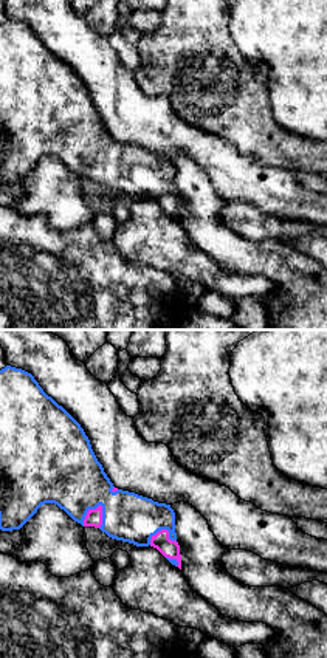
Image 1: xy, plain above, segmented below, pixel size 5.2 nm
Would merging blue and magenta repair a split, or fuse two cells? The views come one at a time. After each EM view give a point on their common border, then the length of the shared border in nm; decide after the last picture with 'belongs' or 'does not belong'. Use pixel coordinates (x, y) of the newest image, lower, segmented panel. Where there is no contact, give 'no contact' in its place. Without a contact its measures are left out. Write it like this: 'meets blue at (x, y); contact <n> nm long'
meets blue at (87, 511); contact 150 nm long

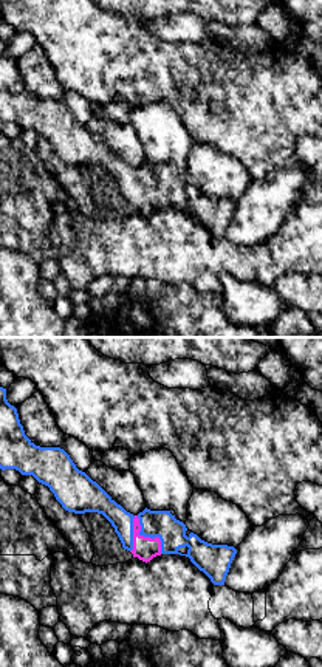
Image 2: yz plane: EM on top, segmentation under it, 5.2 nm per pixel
meets blue at (147, 536); contact 240 nm long

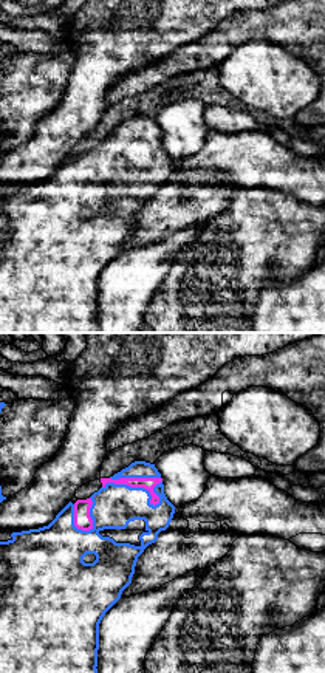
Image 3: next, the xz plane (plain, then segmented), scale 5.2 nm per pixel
meets blue at (132, 477); contact 320 nm long

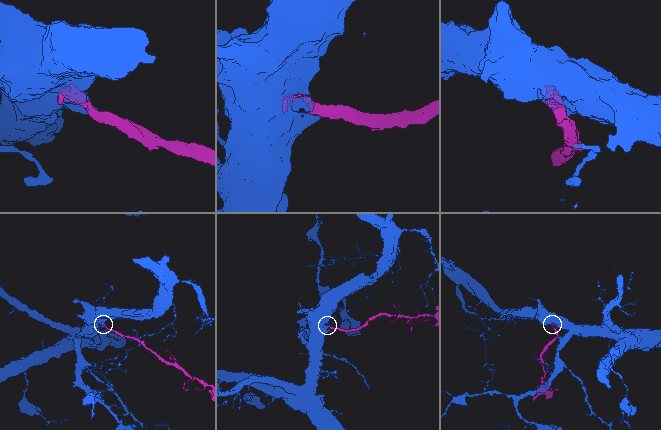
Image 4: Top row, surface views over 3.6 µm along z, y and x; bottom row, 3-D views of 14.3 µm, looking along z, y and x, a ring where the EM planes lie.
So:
belongs

